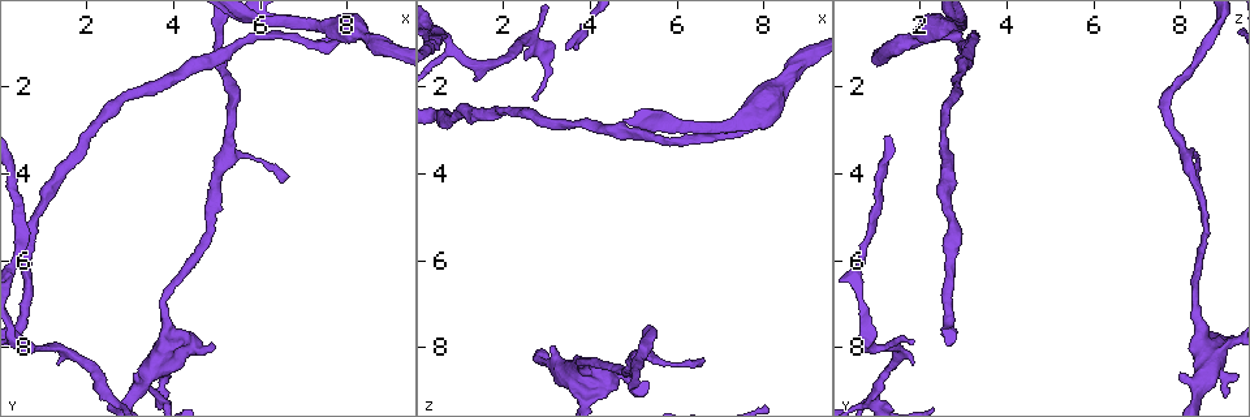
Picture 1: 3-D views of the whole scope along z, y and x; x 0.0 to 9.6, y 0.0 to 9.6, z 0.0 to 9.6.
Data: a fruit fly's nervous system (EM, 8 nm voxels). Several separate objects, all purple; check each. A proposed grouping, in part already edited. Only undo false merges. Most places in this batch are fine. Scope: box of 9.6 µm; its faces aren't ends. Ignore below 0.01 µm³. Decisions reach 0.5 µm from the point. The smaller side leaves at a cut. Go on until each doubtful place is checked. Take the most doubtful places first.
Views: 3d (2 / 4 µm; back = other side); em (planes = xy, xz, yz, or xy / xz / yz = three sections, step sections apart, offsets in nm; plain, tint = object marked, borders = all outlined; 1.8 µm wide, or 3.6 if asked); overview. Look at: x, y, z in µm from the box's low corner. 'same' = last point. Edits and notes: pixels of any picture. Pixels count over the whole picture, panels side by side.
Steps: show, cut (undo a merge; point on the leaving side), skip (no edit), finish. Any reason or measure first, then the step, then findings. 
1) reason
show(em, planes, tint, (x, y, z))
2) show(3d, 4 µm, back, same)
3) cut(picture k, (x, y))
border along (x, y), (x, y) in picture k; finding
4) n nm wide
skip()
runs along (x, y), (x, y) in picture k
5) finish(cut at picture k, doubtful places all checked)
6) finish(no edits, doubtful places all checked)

two arms in line, one across
show(3d, 4 µm, (0.90, 8.05, 1.15))

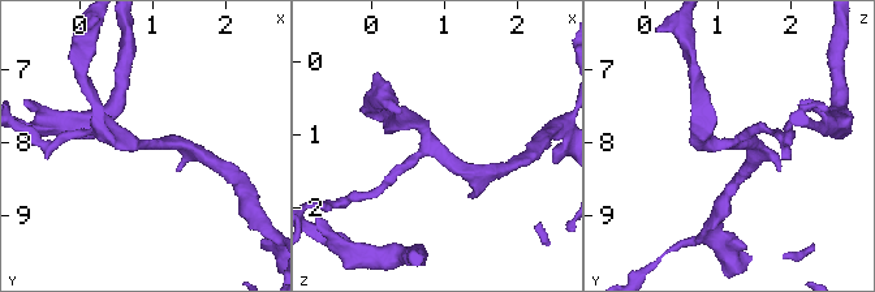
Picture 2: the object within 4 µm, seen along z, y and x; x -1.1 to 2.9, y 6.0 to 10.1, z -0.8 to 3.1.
show(em, planes, tint, (0.95, 8.05, 1.20))

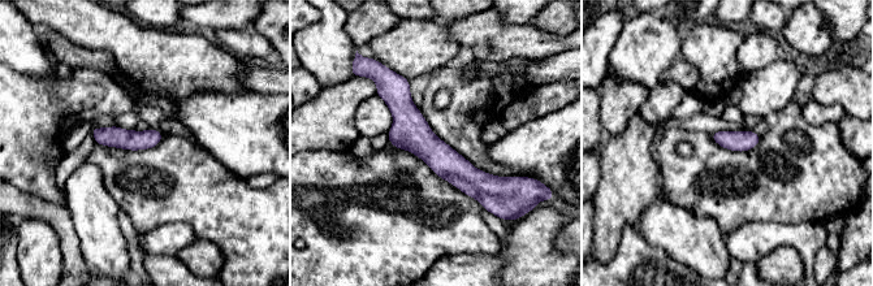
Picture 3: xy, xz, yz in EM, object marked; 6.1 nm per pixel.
skip()
runs along (396, 78), (407, 122), (485, 204) in picture 3; continuous, no second cell

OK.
arms part here
show(3d, 4 µm, back, (8.00, 0.65, 2.65))

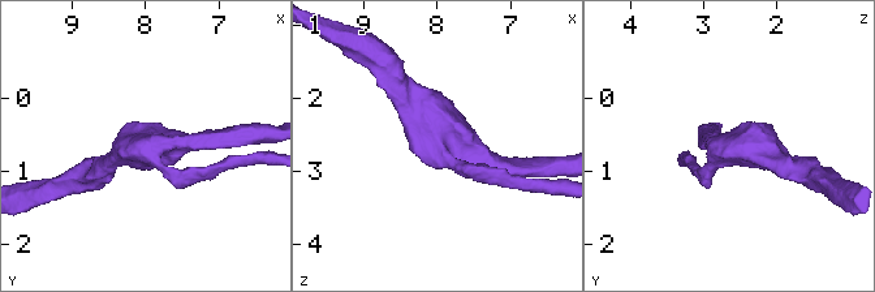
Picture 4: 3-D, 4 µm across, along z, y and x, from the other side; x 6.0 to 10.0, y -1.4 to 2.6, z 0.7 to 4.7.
3 arms; arms of 190, 260, 260 nm
show(em, 3.6 µm, planes, tint, (8.00, 0.70, 2.70))

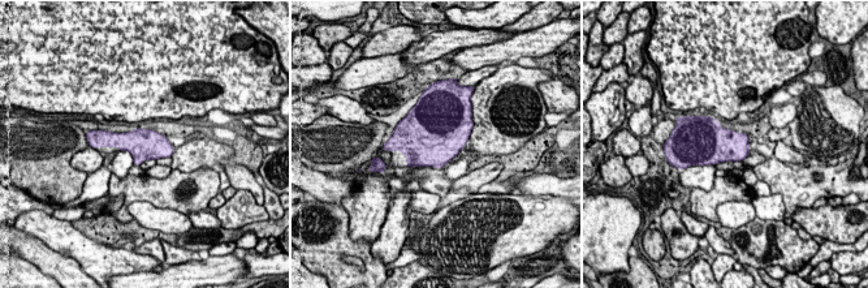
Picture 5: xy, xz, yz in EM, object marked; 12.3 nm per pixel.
skip()
all the same cell

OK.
sudden change in width
show(em, 3.6 µm, planes, borders, (3.75, 8.10, 8.50))

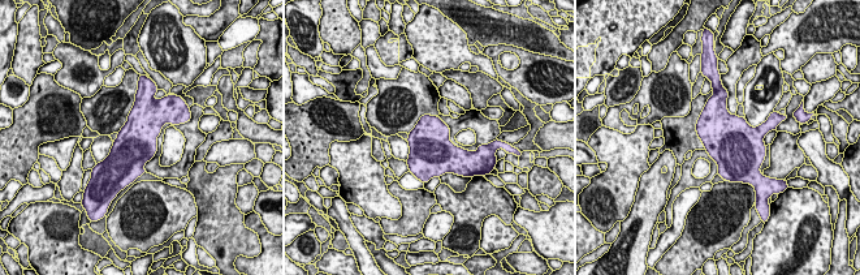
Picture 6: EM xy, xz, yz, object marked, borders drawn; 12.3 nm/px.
skip()
all the same cell

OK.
finish(no edits, doubtful places all checked)

